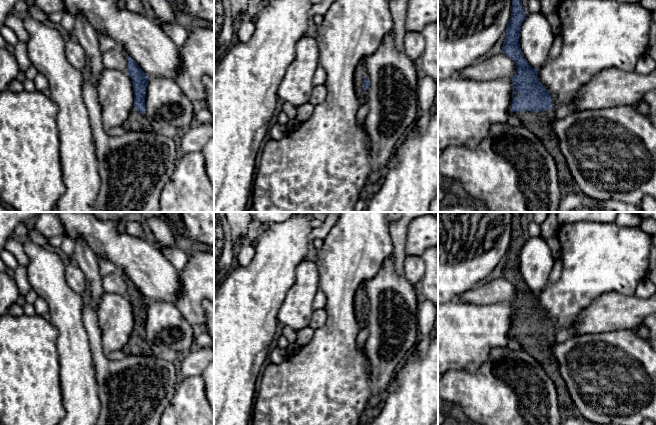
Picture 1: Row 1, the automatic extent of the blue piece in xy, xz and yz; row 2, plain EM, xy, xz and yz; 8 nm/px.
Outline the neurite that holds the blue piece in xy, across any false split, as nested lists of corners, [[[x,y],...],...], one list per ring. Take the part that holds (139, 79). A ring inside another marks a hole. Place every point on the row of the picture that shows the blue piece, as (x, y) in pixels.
[[[127,55],[127,73],[132,79],[134,89],[134,106],[127,120],[122,124],[126,132],[129,131],[153,131],[145,113],[145,96],[149,77],[138,66],[134,59]]]

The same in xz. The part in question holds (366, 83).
[[[364,62],[360,63],[357,66],[354,74],[354,82],[357,96],[359,97],[362,103],[365,103],[368,97],[370,80],[366,77],[366,68]]]

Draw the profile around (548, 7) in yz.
[[[540,0],[541,12],[544,15],[556,13],[560,5],[560,0]]]

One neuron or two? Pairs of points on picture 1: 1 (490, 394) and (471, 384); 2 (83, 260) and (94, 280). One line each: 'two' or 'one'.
1: one
2: one

